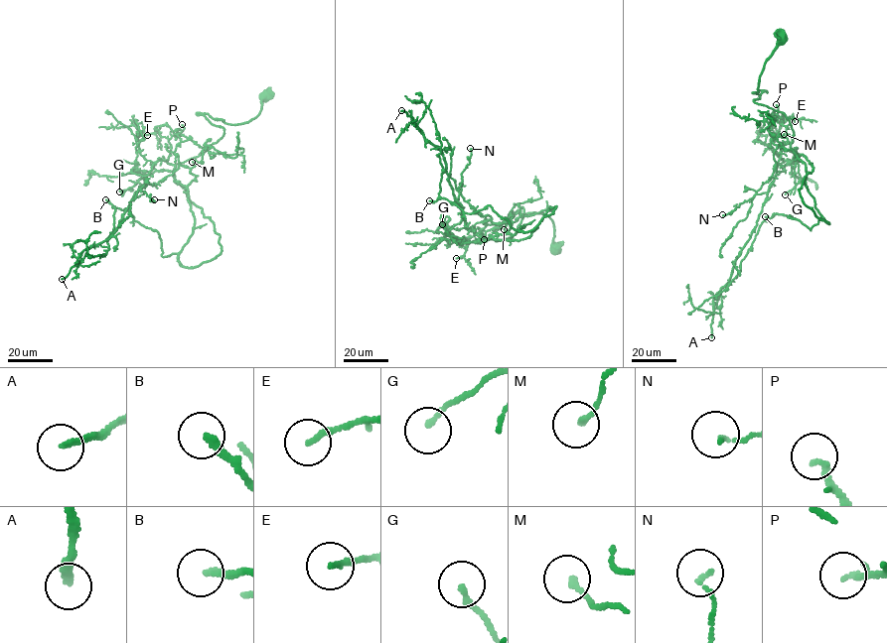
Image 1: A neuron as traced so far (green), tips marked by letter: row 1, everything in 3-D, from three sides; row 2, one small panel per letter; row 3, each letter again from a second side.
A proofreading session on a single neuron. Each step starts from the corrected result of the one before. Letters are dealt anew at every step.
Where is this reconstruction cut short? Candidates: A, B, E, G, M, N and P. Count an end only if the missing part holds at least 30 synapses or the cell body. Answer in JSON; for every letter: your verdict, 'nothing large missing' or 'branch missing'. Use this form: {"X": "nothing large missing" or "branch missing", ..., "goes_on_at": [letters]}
{"A": "branch missing", "B": "branch missing", "E": "nothing large missing", "G": "nothing large missing", "M": "nothing large missing", "N": "nothing large missing", "P": "branch missing", "goes_on_at": ["A", "B", "P"]}

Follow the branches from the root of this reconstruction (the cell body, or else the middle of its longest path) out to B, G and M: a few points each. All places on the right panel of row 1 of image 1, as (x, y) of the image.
B: (784, 39), (754, 101), (788, 120), (821, 216), (811, 230), (790, 215), (765, 216)
G: (784, 39), (753, 93), (763, 91), (754, 101), (784, 113), (793, 131), (800, 178), (785, 194)
M: (784, 39), (753, 93), (763, 91), (754, 101), (784, 113), (798, 156), (779, 143), (784, 134)

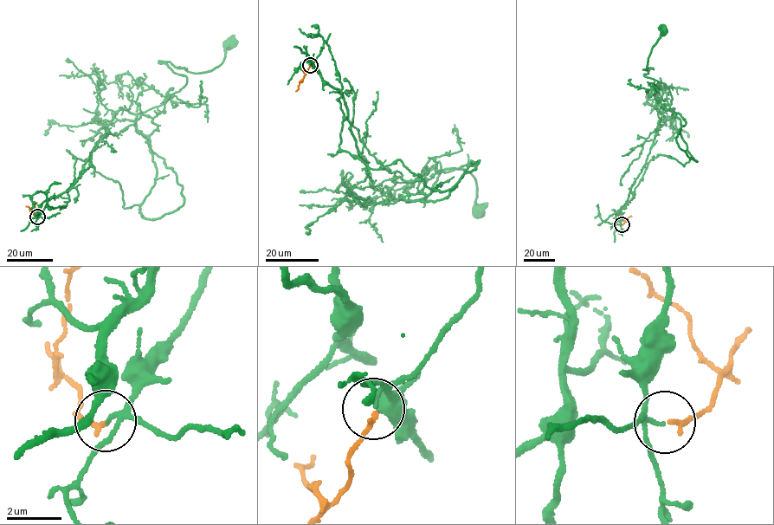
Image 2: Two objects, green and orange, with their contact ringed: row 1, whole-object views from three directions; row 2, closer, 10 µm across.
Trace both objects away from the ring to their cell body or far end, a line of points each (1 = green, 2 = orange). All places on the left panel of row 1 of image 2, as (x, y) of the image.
1: (37, 217), (72, 186), (113, 114), (145, 112), (184, 86), (186, 76), (165, 62), (212, 71), (228, 45)
2: (37, 217), (26, 205)

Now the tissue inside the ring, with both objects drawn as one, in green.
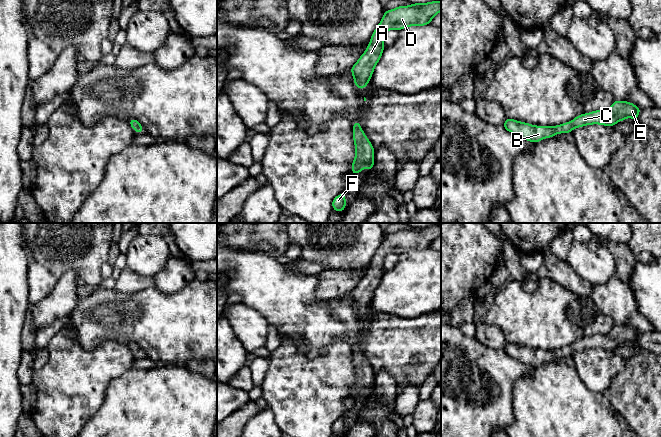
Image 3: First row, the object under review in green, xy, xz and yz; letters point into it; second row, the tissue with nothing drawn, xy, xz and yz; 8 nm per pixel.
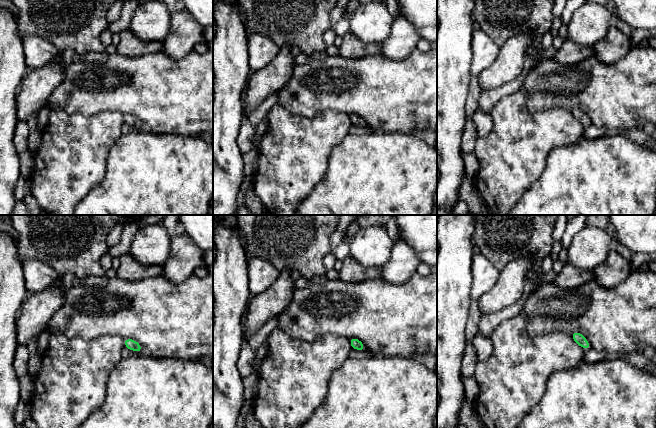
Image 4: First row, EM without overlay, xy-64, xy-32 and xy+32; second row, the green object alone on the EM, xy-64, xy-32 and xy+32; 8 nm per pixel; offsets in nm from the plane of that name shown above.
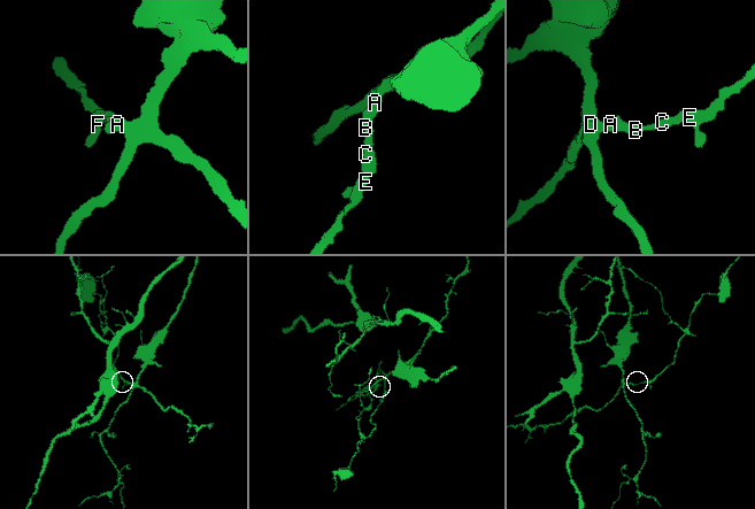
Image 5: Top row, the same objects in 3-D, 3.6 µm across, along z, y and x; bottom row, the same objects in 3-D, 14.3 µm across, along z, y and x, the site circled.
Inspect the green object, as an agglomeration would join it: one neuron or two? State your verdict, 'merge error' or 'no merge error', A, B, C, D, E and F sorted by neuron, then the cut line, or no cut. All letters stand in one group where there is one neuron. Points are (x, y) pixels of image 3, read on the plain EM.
no merge error | A B C D E F | no cut

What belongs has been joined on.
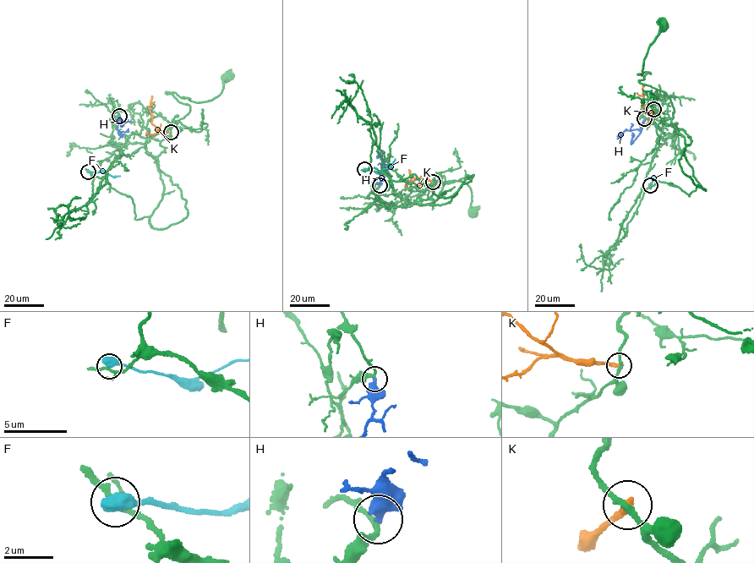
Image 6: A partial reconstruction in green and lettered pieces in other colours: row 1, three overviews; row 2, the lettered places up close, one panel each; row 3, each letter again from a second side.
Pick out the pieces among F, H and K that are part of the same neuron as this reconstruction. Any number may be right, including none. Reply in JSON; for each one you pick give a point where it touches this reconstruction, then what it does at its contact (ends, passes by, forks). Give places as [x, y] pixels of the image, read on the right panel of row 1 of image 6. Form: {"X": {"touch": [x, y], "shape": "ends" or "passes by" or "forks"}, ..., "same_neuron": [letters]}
{"H": {"touch": [644, 118], "shape": "ends"}, "same_neuron": ["H"]}

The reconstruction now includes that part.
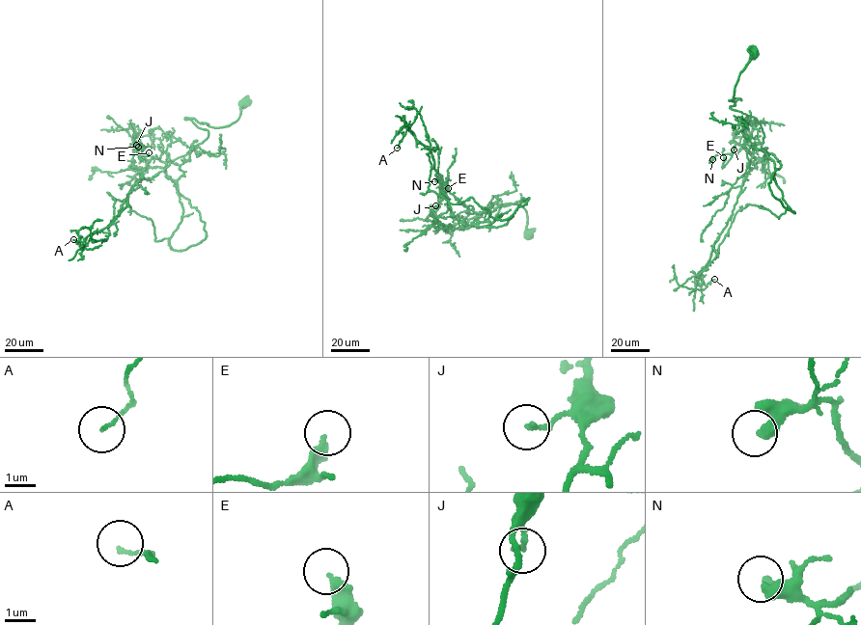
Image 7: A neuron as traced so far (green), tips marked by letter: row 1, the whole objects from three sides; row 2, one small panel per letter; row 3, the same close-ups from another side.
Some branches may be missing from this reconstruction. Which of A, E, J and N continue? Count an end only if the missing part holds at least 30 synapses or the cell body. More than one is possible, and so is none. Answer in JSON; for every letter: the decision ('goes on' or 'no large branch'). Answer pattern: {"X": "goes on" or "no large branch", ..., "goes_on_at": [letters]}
{"A": "no large branch", "E": "no large branch", "J": "no large branch", "N": "no large branch", "goes_on_at": []}

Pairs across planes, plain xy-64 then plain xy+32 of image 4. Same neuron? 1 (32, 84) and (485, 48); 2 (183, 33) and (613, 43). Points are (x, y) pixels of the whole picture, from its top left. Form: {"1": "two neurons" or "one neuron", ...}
{"1": "two neurons", "2": "one neuron"}

